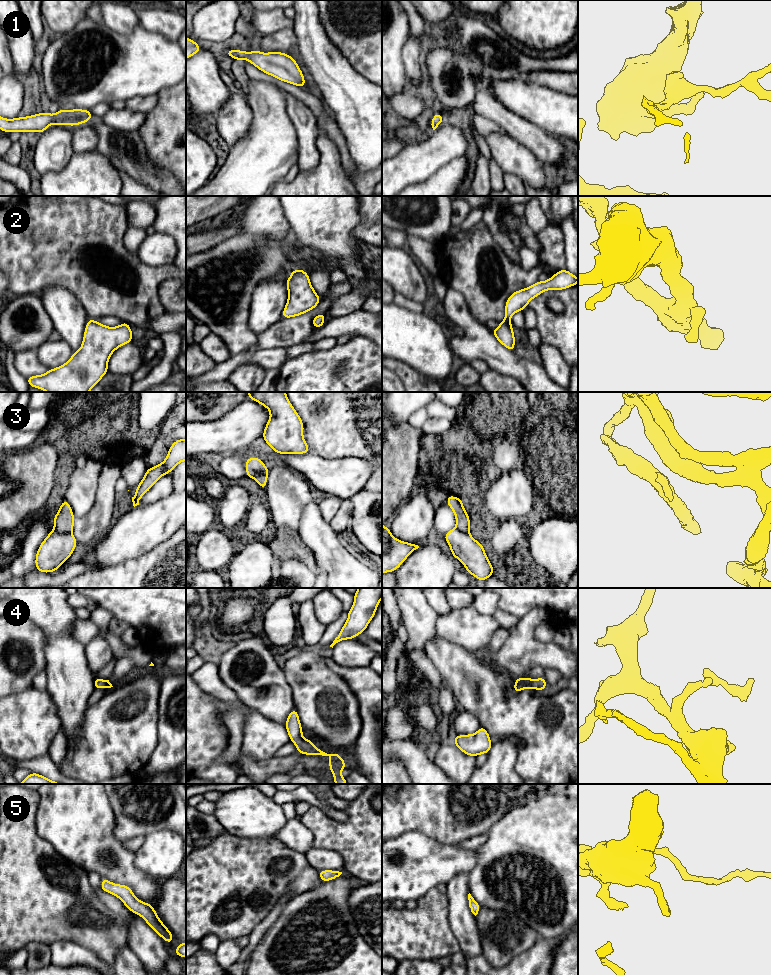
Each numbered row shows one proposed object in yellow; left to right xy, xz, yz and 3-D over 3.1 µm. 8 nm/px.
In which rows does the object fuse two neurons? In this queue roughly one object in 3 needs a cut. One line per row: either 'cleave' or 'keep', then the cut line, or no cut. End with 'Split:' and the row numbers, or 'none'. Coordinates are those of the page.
1: keep; no cut
2: keep; no cut
3: cleave; cut in xy along (54, 528), (60, 532), (71, 533)
4: keep; no cut
5: keep; no cut
Split: 3

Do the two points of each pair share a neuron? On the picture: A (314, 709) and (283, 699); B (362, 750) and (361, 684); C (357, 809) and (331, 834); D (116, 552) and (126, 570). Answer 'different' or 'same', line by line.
A: different
B: same
C: same
D: different

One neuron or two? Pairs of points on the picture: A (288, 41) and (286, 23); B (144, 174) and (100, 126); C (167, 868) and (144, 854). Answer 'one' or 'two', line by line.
A: two
B: one
C: one

